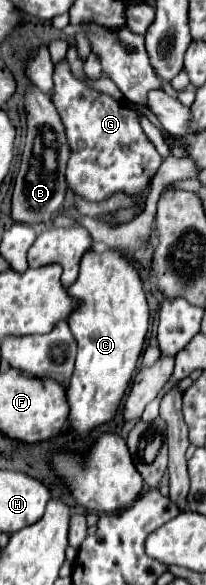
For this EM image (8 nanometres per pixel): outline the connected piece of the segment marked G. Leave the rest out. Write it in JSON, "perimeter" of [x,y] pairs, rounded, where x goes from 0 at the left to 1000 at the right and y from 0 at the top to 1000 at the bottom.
{"perimeter":[[[325,106],[267,113],[257,140],[267,157],[248,171],[267,174],[306,202],[345,250],[325,311],[364,325],[364,332],[442,345],[481,345],[539,335],[558,325],[607,325],[626,332],[714,325],[791,274],[762,263],[752,246],[704,232],[675,212],[675,198],[597,174],[422,150],[345,126]]]}

